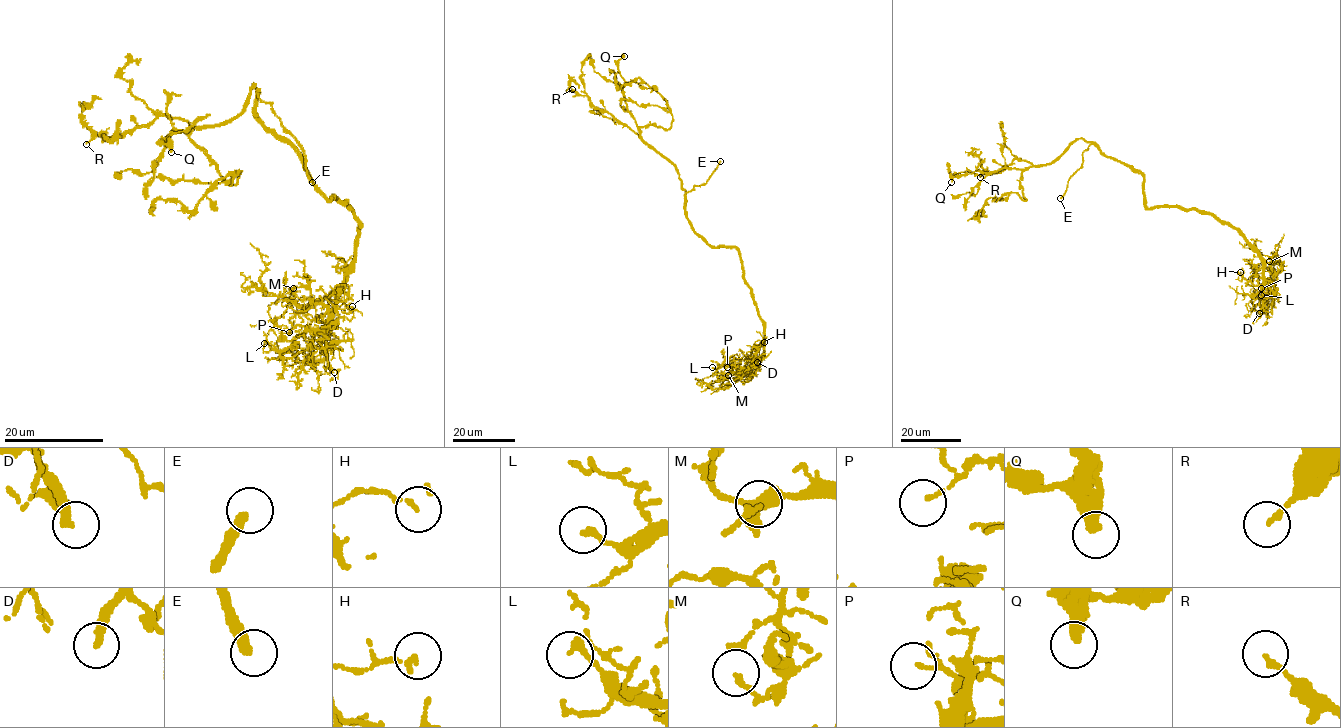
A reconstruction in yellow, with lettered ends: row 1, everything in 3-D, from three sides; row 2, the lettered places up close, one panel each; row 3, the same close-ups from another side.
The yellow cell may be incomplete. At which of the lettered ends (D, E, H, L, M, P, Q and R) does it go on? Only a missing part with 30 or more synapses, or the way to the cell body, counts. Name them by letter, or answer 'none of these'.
D, E

